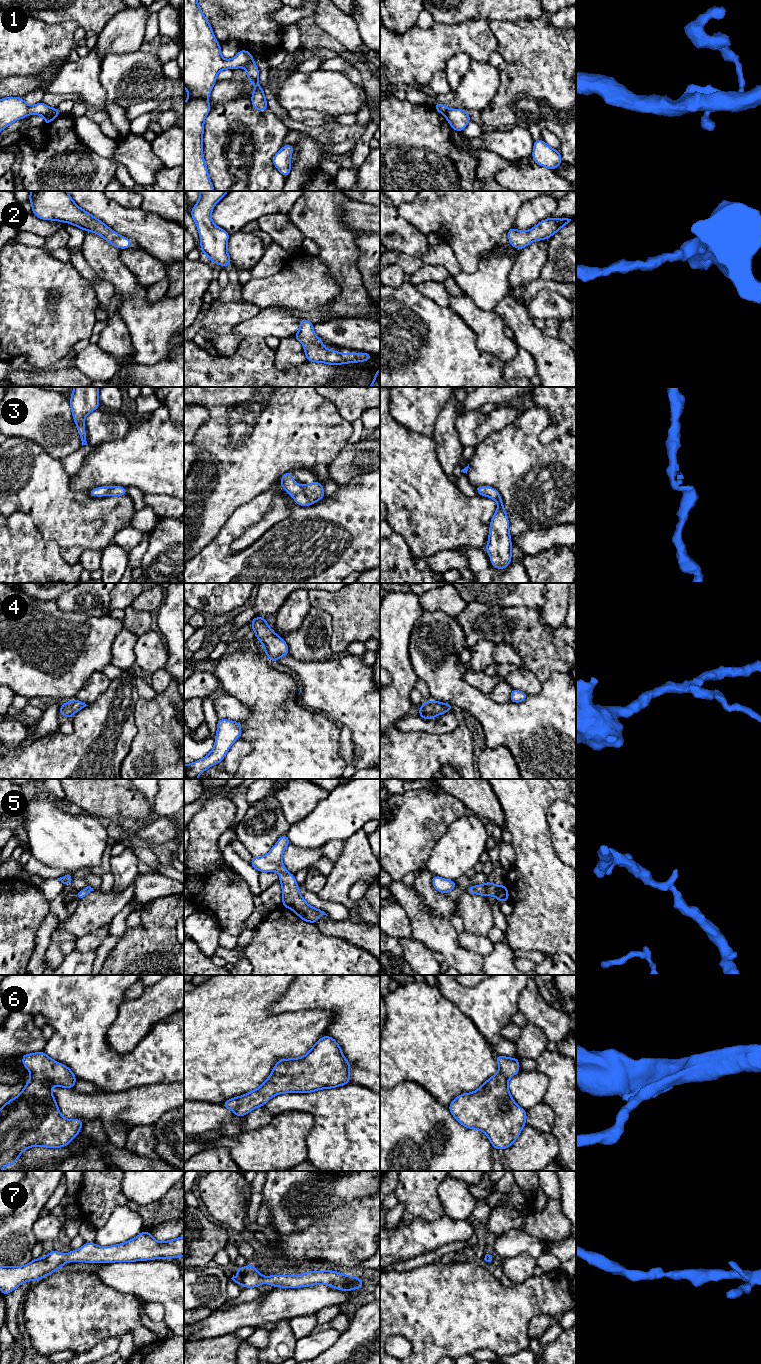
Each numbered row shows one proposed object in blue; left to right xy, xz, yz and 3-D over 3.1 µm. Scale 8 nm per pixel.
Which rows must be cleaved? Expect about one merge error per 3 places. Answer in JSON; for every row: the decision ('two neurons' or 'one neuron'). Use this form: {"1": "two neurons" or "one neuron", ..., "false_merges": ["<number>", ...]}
{"1": "two neurons", "2": "one neuron", "3": "one neuron", "4": "one neuron", "5": "one neuron", "6": "one neuron", "7": "one neuron", "false_merges": ["1"]}

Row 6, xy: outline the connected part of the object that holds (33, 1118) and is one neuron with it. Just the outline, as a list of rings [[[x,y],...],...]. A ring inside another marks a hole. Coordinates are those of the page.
[[[44,1051],[23,1054],[22,1064],[31,1073],[30,1081],[19,1096],[0,1107],[0,1171],[7,1165],[15,1164],[21,1153],[30,1147],[65,1147],[79,1134],[84,1124],[81,1119],[64,1118],[51,1092],[53,1085],[74,1089],[77,1078],[68,1066],[57,1063]]]

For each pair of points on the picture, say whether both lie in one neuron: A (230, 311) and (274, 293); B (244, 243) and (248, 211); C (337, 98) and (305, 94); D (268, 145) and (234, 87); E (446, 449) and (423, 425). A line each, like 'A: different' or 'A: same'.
A: different
B: different
C: same
D: different
E: different

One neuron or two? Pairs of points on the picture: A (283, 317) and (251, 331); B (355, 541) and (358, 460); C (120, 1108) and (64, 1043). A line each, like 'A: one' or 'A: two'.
A: one
B: two
C: two

